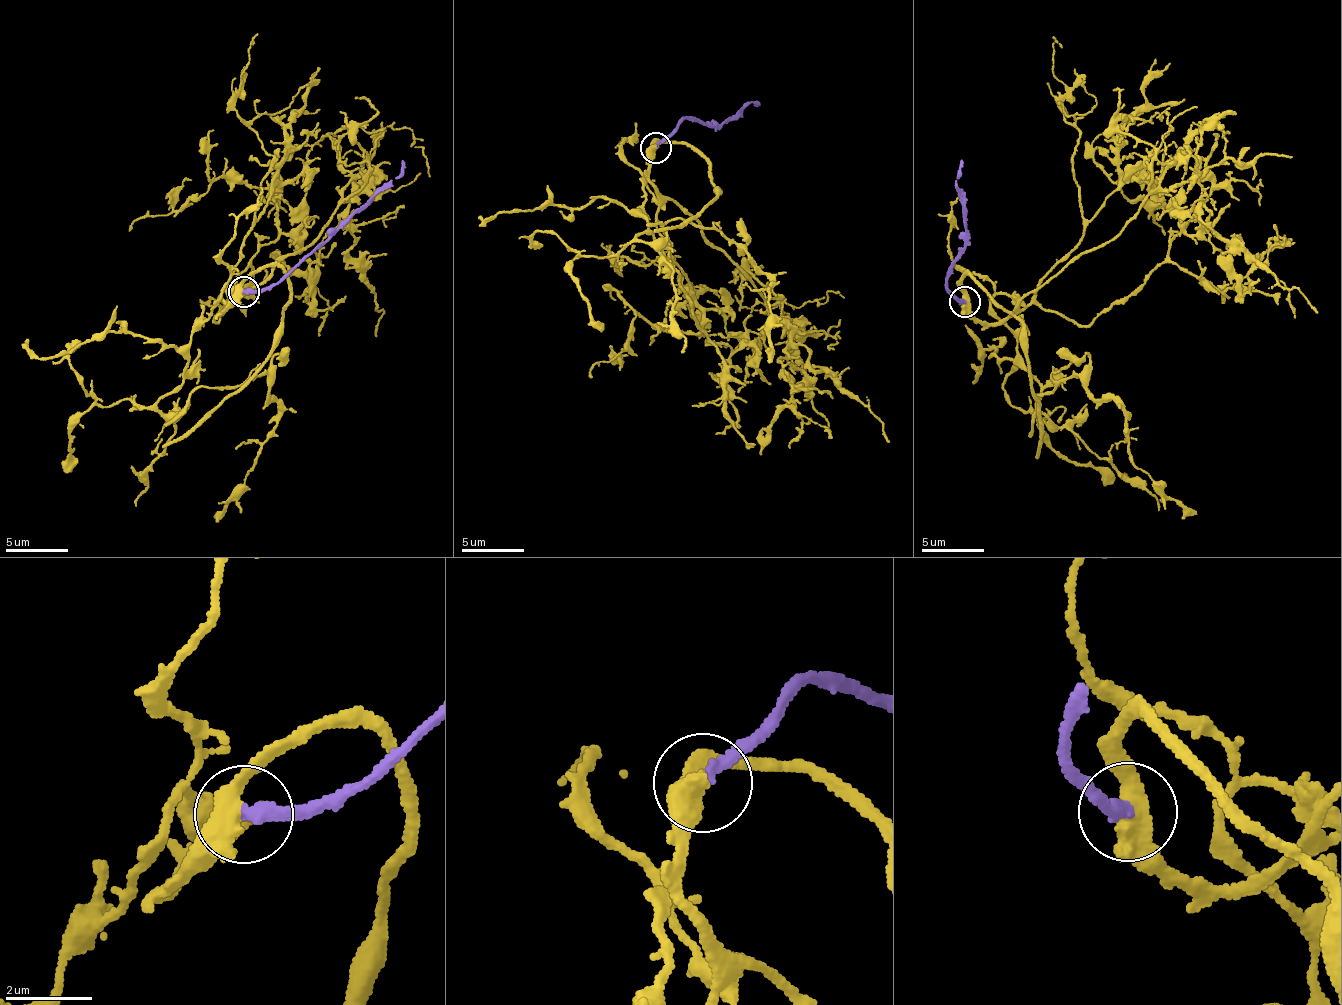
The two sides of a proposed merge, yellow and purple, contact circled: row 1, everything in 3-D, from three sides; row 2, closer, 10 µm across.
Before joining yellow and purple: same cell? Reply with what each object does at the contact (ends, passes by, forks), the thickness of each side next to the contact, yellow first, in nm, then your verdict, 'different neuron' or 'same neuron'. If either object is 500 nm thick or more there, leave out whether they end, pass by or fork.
yellow passes by; purple ends there; 480 nm thick on the yellow side, 280 nm on the other; same neuron

